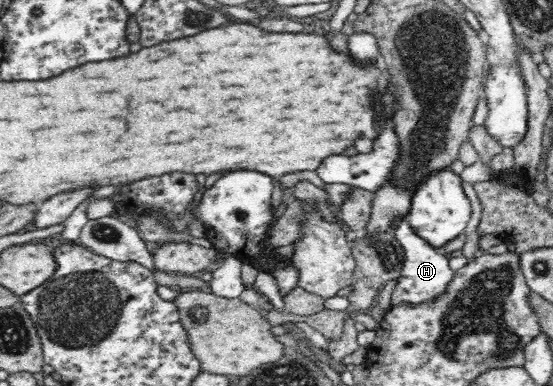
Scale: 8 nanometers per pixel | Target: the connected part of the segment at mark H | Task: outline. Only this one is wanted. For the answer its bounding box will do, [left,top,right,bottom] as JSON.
[391,215,453,305]

